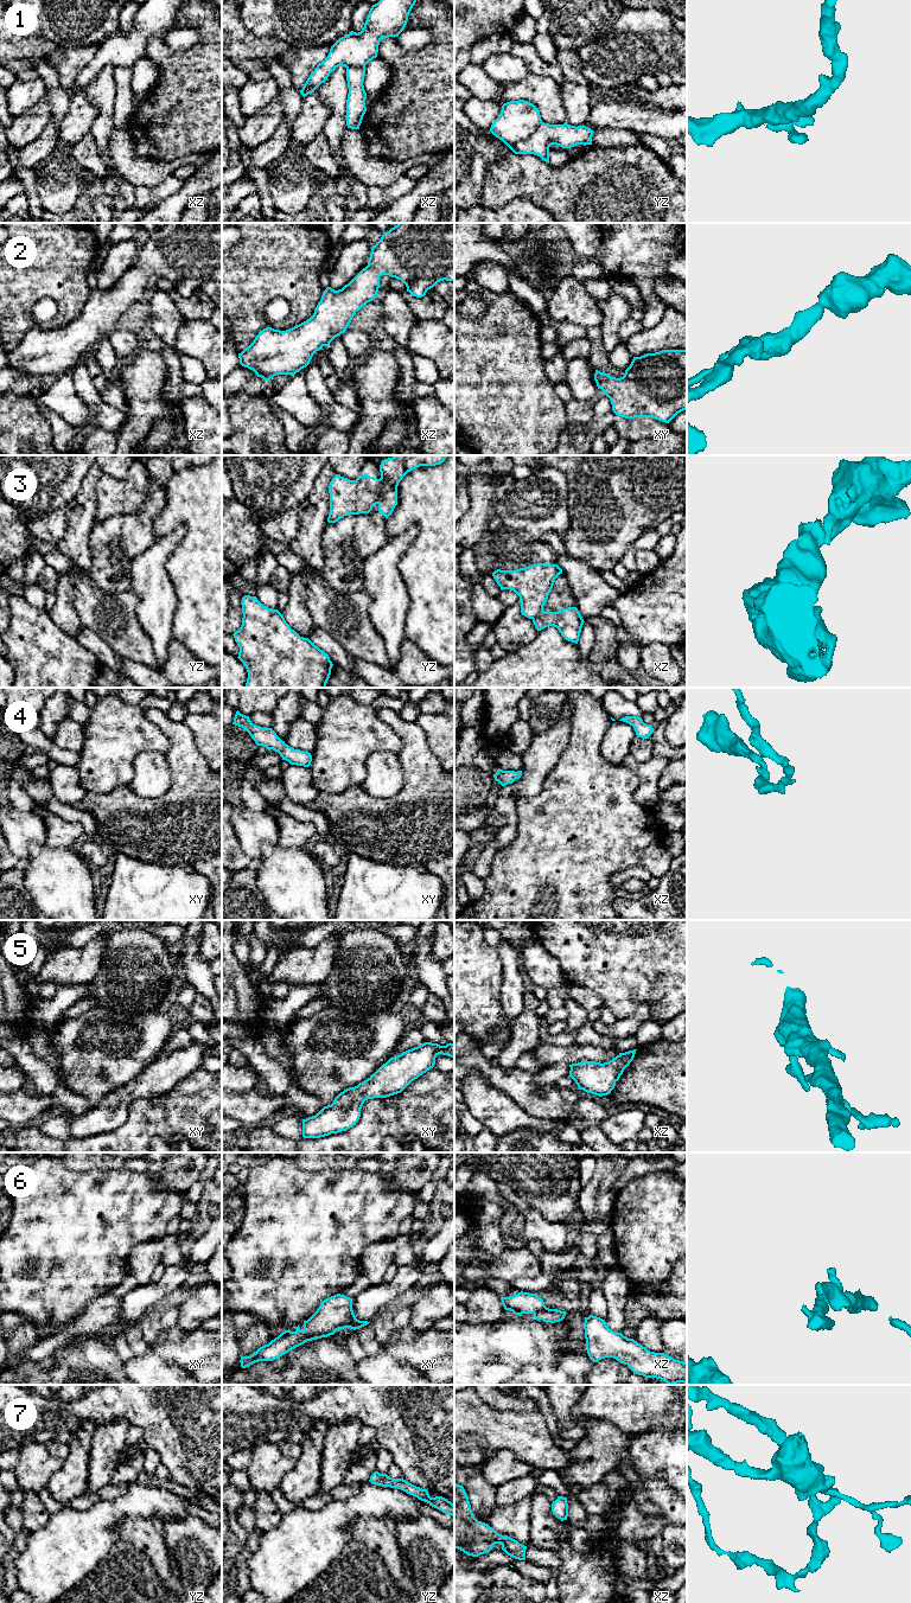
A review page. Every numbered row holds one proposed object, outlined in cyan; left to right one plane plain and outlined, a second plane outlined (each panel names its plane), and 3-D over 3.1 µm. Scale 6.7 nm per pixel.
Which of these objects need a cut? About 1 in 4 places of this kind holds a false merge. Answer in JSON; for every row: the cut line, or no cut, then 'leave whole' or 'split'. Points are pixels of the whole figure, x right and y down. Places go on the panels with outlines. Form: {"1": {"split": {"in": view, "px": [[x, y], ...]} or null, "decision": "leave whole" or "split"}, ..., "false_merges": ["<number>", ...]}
{"1": {"split": {"in": "yz", "px": [[542, 122], [527, 139], [515, 144], [504, 142]]}, "decision": "split"}, "2": {"split": null, "decision": "leave whole"}, "3": {"split": {"in": "yz", "px": [[380, 479], [381, 497], [377, 503]]}, "decision": "split"}, "4": {"split": null, "decision": "leave whole"}, "5": {"split": null, "decision": "leave whole"}, "6": {"split": null, "decision": "leave whole"}, "7": {"split": null, "decision": "leave whole"}, "false_merges": ["1", "3"]}

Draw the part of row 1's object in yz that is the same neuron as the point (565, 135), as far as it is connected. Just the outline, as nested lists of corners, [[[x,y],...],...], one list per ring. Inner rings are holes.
[[[542,122],[531,136],[516,145],[505,143],[515,154],[535,154],[549,164],[552,145],[571,148],[576,145],[592,145],[593,130],[586,126],[549,124]]]

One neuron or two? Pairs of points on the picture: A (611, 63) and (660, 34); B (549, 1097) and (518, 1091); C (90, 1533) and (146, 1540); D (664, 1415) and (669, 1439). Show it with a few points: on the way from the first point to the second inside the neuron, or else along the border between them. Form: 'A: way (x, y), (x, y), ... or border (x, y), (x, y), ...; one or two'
A: way (623, 55), (642, 40), (648, 39); one
B: way (542, 1099), (532, 1099), (526, 1093); one
C: border (138, 1517), (118, 1524), (118, 1541), (102, 1559); two
D: border (674, 1429), (654, 1428), (639, 1435); two

